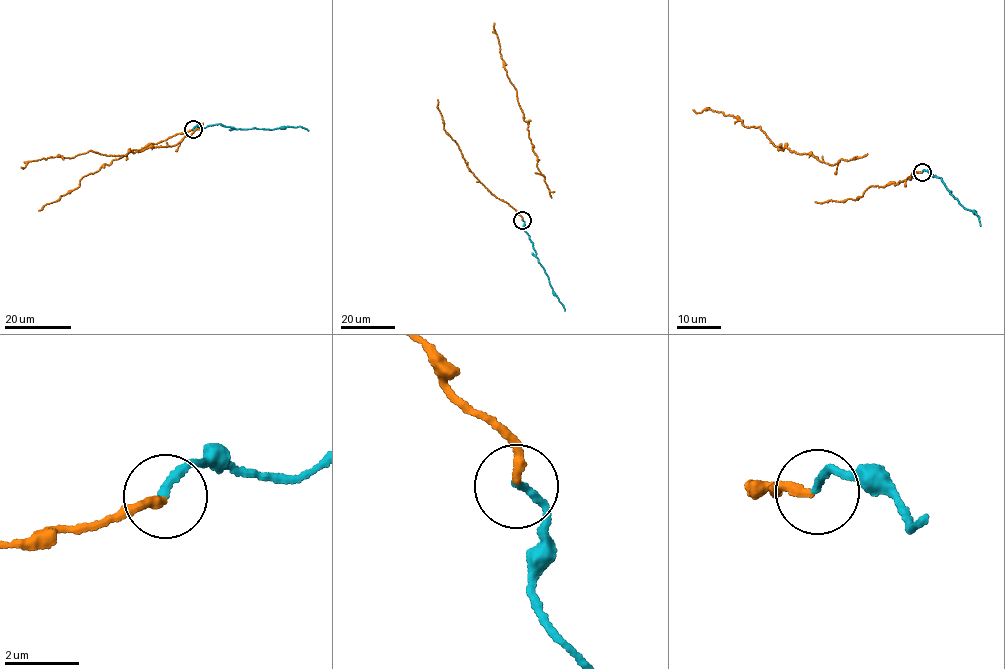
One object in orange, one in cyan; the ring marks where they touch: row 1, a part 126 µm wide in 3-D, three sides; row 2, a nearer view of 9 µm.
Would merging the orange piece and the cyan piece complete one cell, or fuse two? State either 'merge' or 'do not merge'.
do not merge

